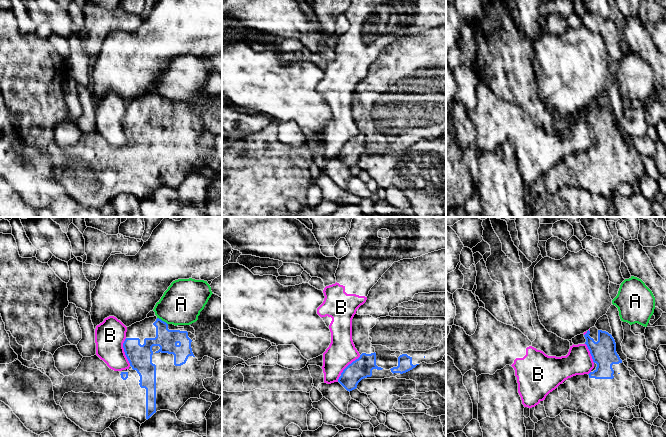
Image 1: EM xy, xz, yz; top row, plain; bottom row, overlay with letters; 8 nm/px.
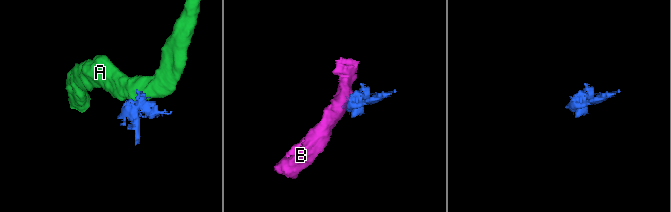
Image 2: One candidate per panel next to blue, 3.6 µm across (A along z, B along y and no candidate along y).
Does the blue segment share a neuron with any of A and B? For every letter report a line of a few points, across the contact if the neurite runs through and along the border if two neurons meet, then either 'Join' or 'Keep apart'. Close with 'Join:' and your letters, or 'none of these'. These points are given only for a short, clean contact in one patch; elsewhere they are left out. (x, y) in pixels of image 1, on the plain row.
A: Line: xy (157, 93), (167, 100). Keep apart
B: Line: xy (125, 114), (123, 127), (130, 141). Keep apart
Join: none of these

